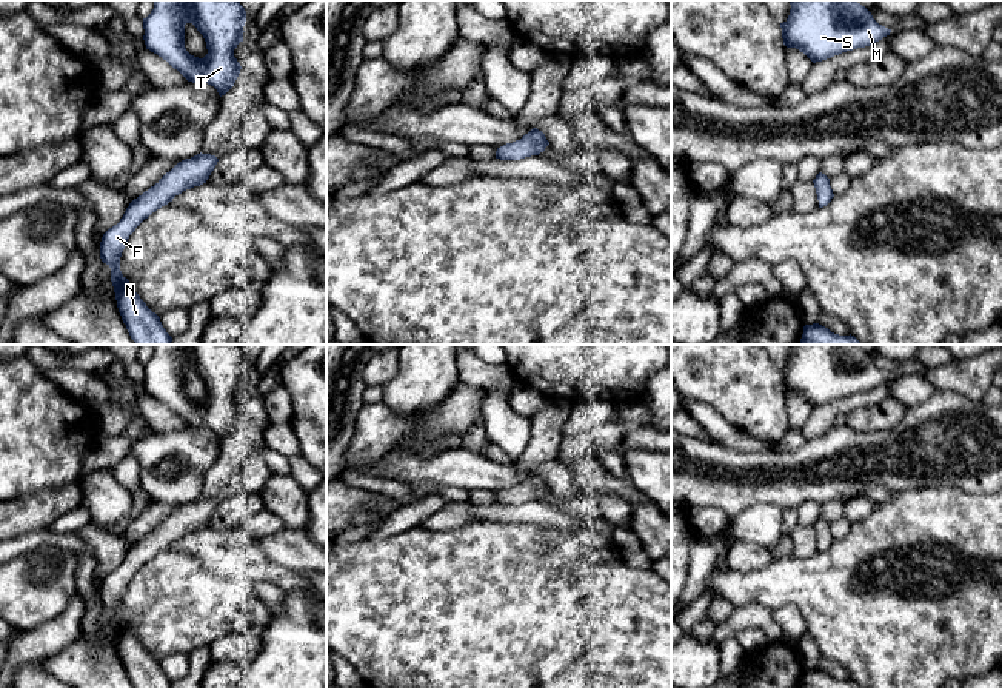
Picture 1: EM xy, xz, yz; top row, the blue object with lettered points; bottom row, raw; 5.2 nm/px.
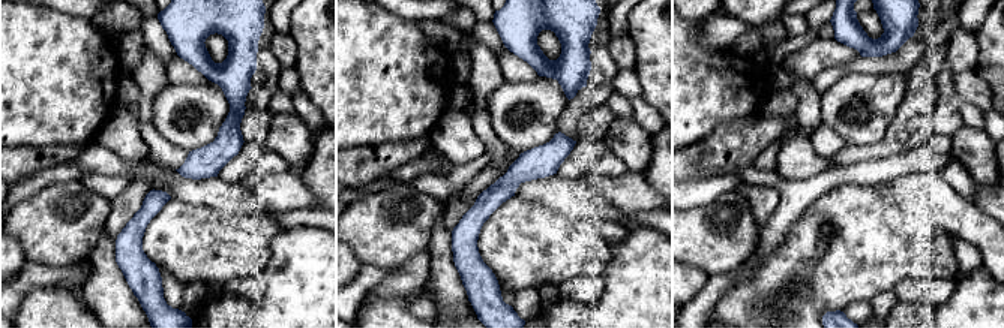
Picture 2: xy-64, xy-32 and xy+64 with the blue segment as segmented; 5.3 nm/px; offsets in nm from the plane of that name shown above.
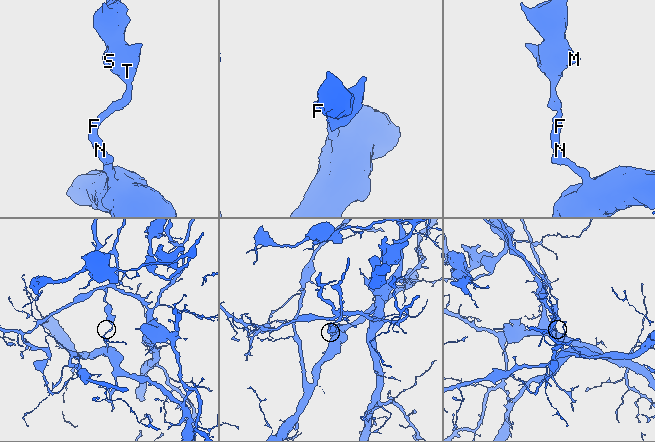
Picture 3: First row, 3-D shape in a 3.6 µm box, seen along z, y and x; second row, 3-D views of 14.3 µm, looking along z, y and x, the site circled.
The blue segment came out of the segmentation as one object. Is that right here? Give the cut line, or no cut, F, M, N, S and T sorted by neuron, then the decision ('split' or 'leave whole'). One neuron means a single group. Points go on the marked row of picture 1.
xy (159, 182), (173, 197) | F N / M S T | split

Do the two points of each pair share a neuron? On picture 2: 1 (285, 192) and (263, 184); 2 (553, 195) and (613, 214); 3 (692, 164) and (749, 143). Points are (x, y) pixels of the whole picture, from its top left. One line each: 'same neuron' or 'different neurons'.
1: same neuron
2: same neuron
3: same neuron

